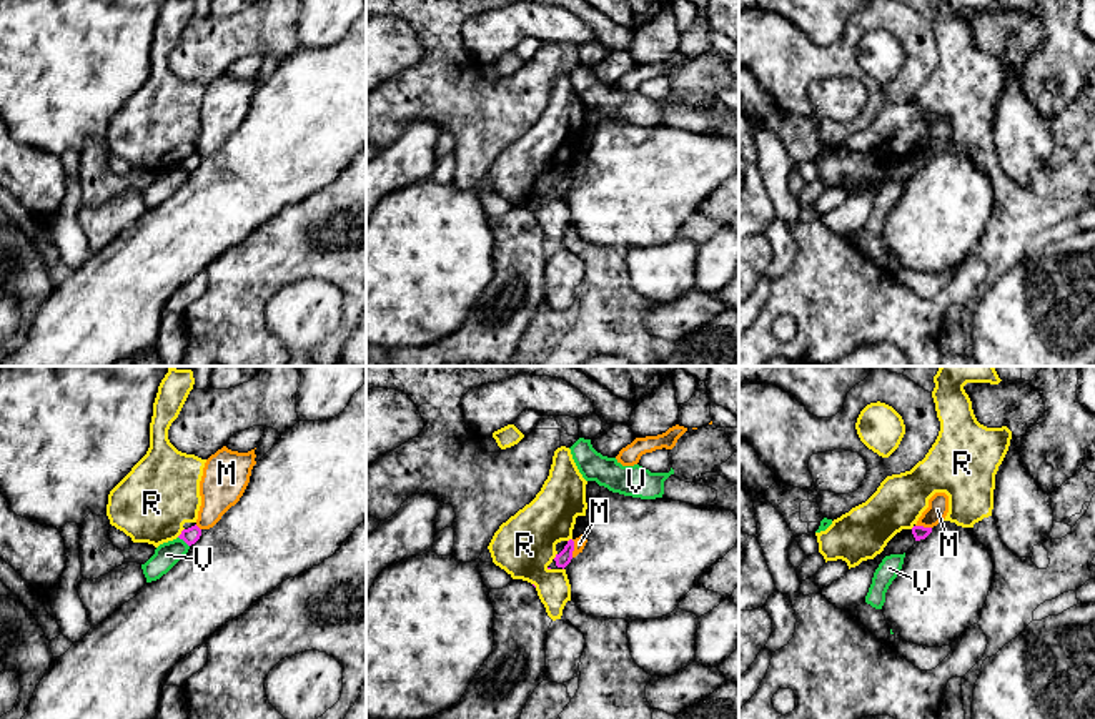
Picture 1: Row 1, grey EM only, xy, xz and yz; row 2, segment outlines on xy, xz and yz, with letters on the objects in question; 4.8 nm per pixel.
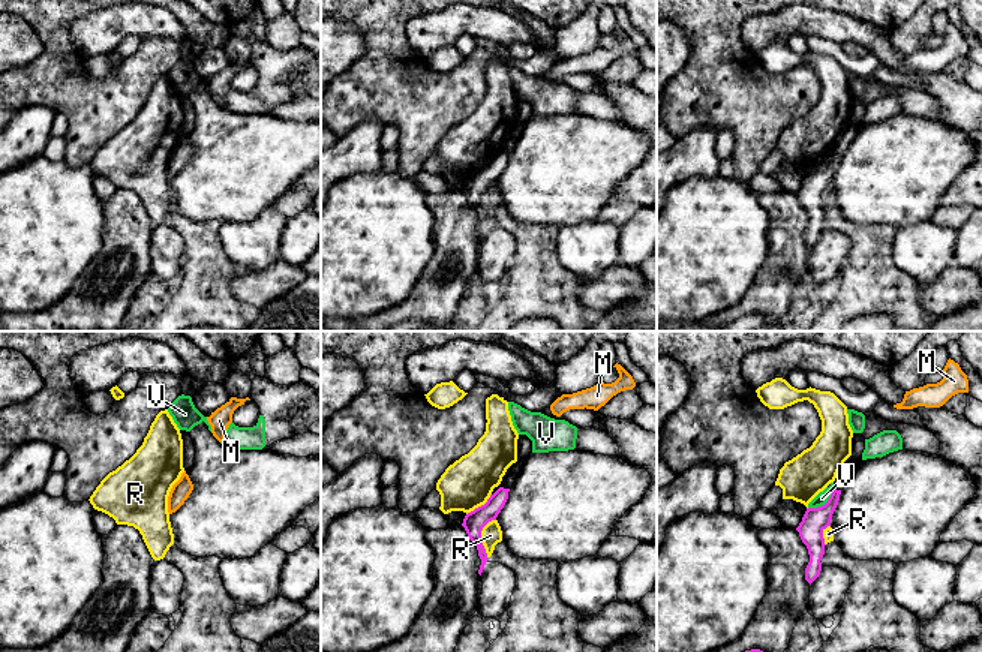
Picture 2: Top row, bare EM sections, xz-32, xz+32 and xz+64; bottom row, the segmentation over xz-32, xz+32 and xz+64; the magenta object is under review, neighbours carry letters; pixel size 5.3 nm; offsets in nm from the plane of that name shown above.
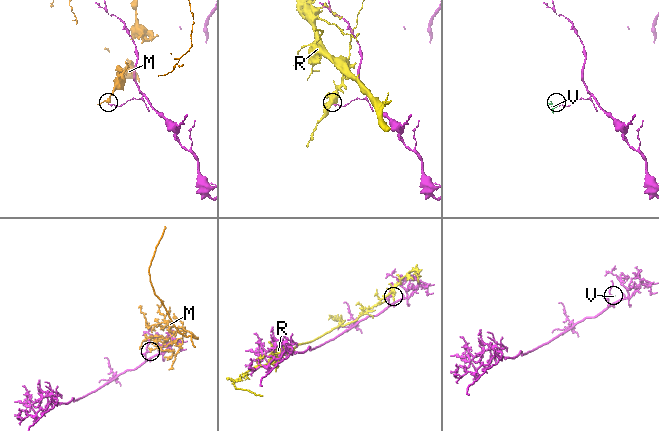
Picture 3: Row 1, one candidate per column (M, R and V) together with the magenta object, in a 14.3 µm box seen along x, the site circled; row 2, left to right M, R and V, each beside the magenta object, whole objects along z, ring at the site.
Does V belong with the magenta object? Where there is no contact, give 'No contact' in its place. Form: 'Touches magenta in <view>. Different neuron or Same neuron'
Touches magenta in xy. Different neuron

